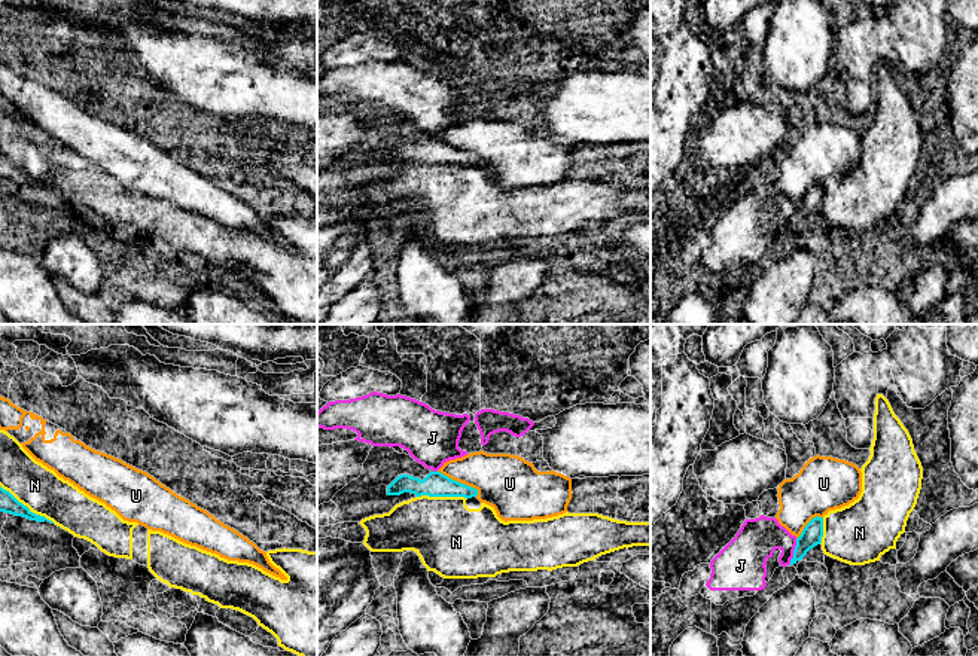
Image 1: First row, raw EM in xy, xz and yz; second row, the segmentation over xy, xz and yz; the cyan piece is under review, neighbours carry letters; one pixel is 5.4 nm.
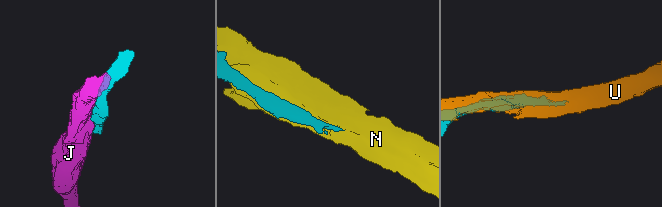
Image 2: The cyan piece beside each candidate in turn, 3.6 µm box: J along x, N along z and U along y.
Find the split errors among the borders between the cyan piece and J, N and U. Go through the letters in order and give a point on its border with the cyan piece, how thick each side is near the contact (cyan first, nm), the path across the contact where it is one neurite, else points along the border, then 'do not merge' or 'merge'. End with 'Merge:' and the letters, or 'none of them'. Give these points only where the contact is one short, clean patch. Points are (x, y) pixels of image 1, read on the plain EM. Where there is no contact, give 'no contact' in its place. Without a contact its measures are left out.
J: meets cyan in yz at (794, 217); 110 nm thick on the cyan side, 220 nm on the other; do not merge
N: meets cyan in xy at (26, 173); 100 nm thick on the cyan side, 240 nm on the other; do not merge
U: meets cyan in xz at (459, 149); 140 nm thick on the cyan side, 300 nm on the other; do not merge
Merge: none of them

